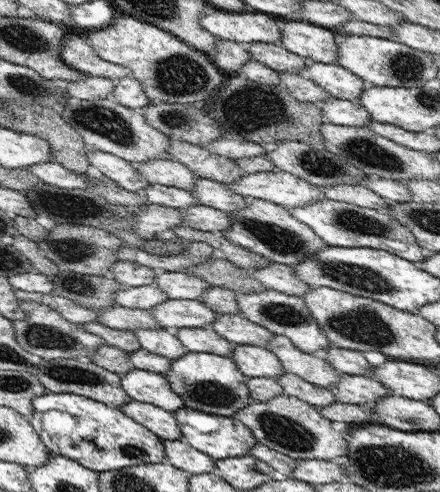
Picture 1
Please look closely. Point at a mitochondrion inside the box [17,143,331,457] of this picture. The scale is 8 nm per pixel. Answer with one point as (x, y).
(292, 435)

